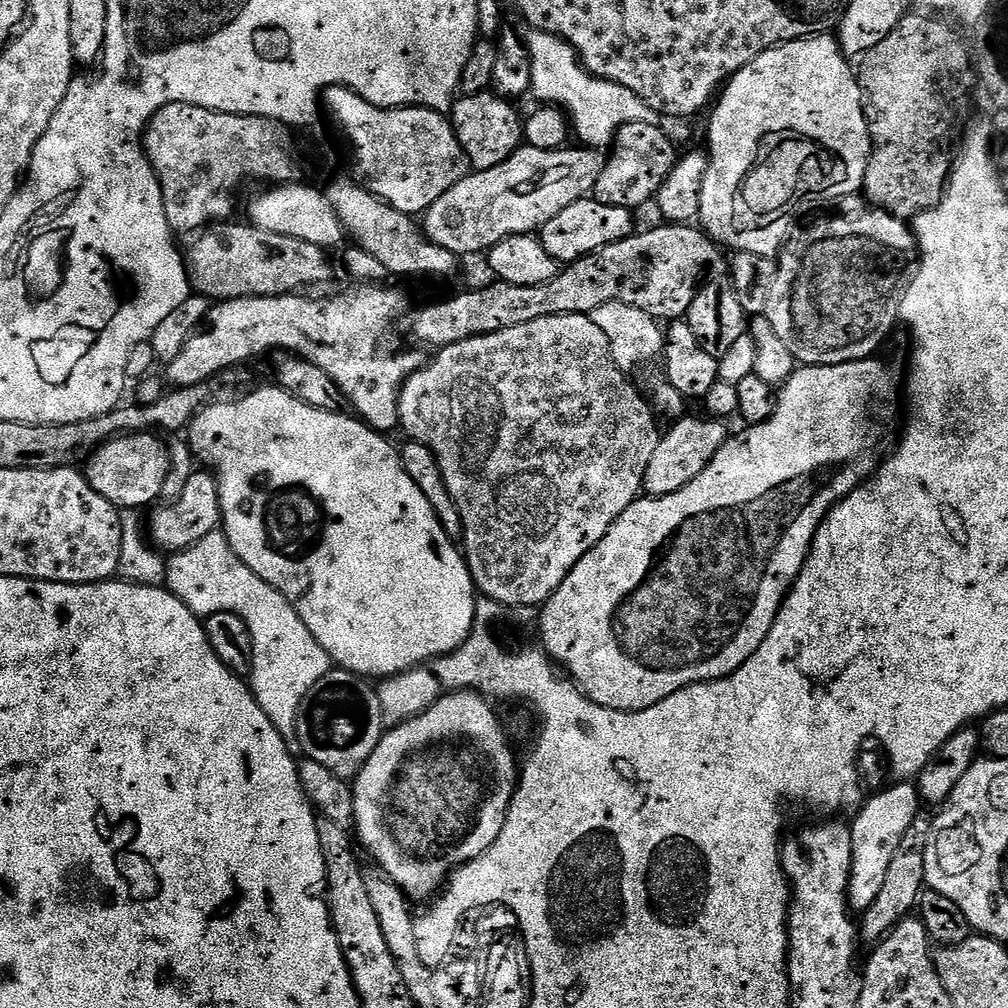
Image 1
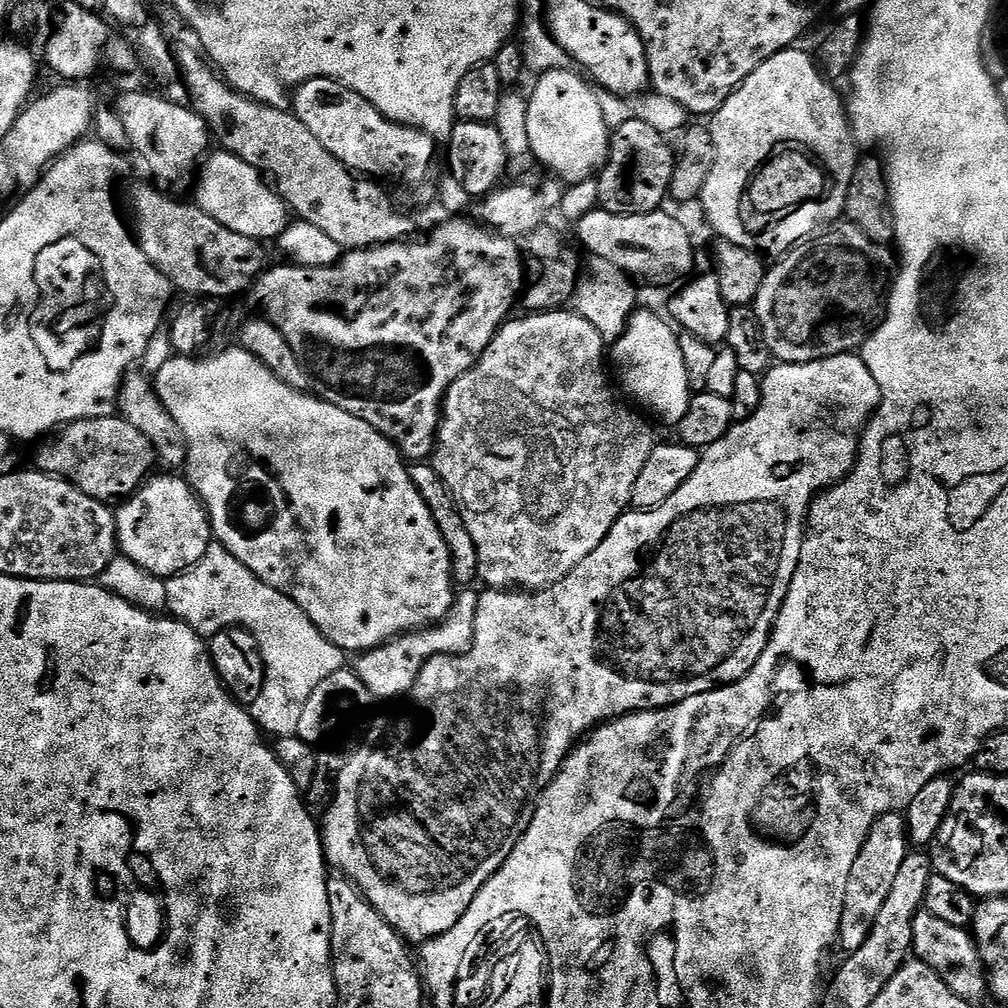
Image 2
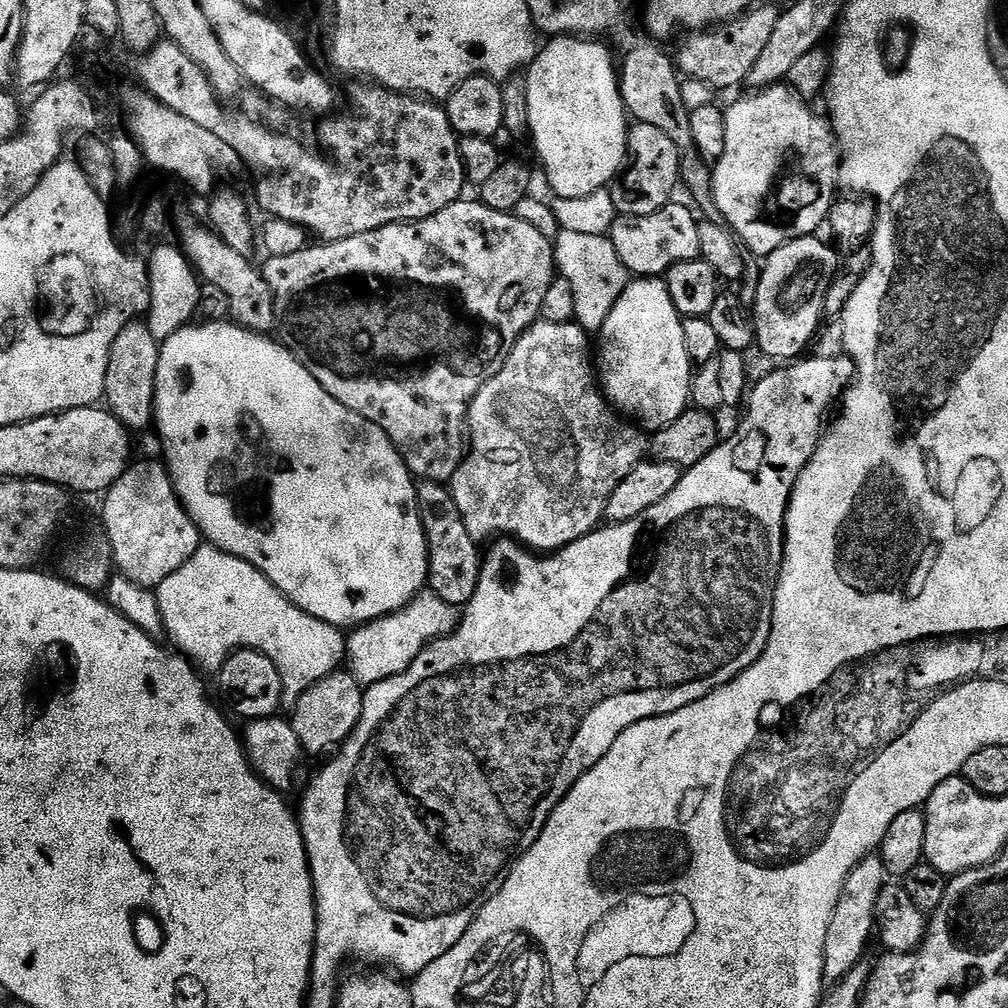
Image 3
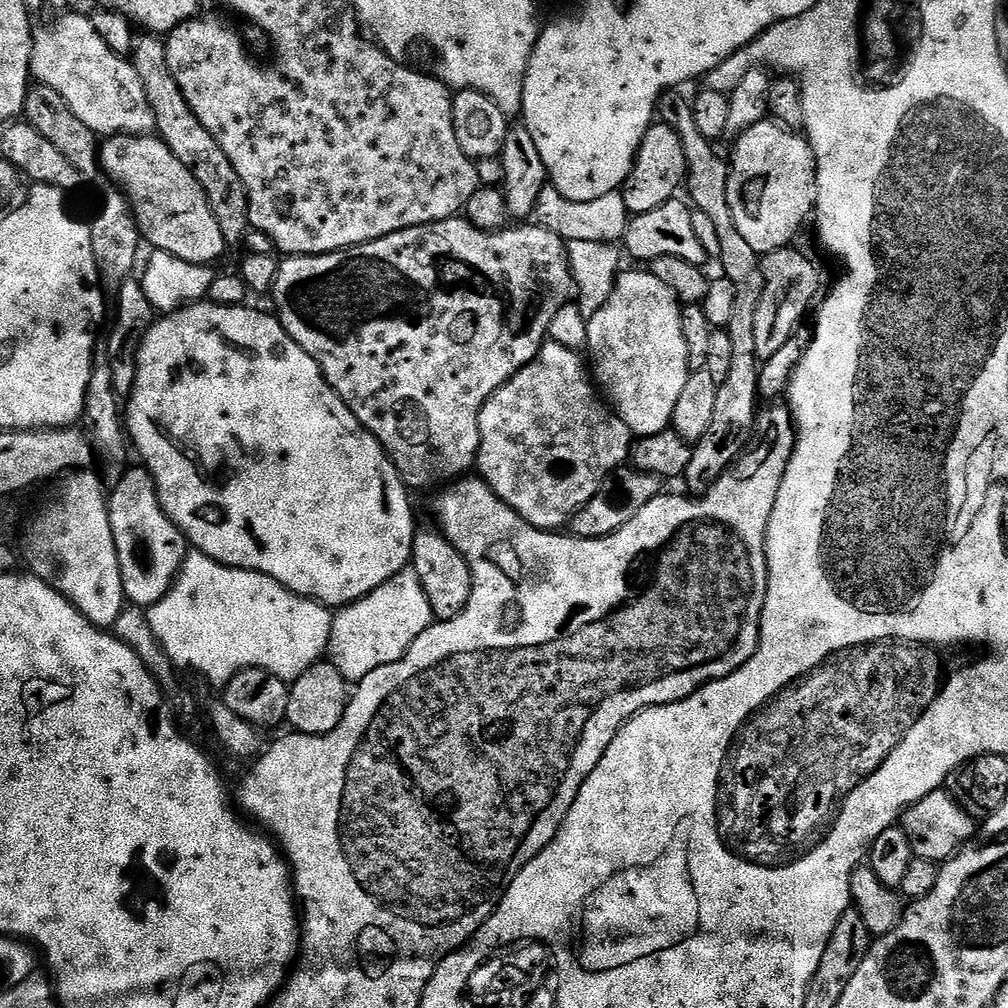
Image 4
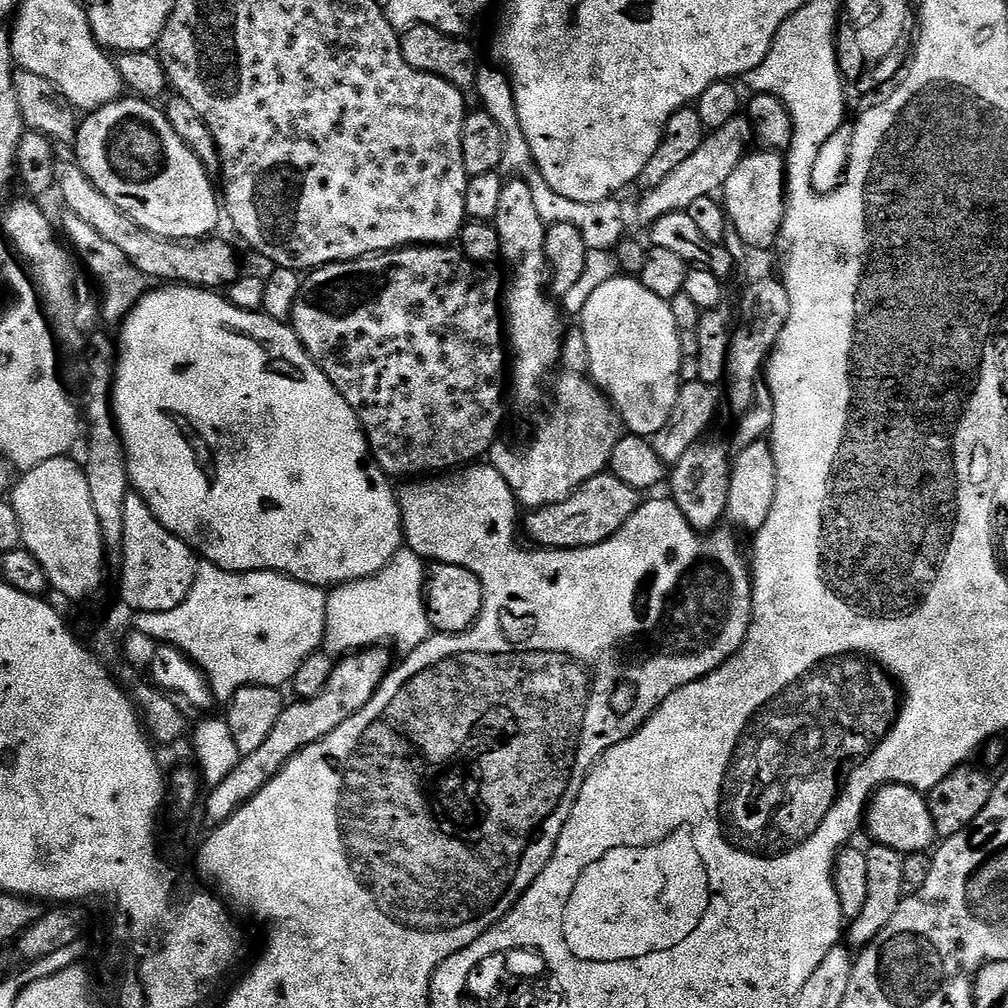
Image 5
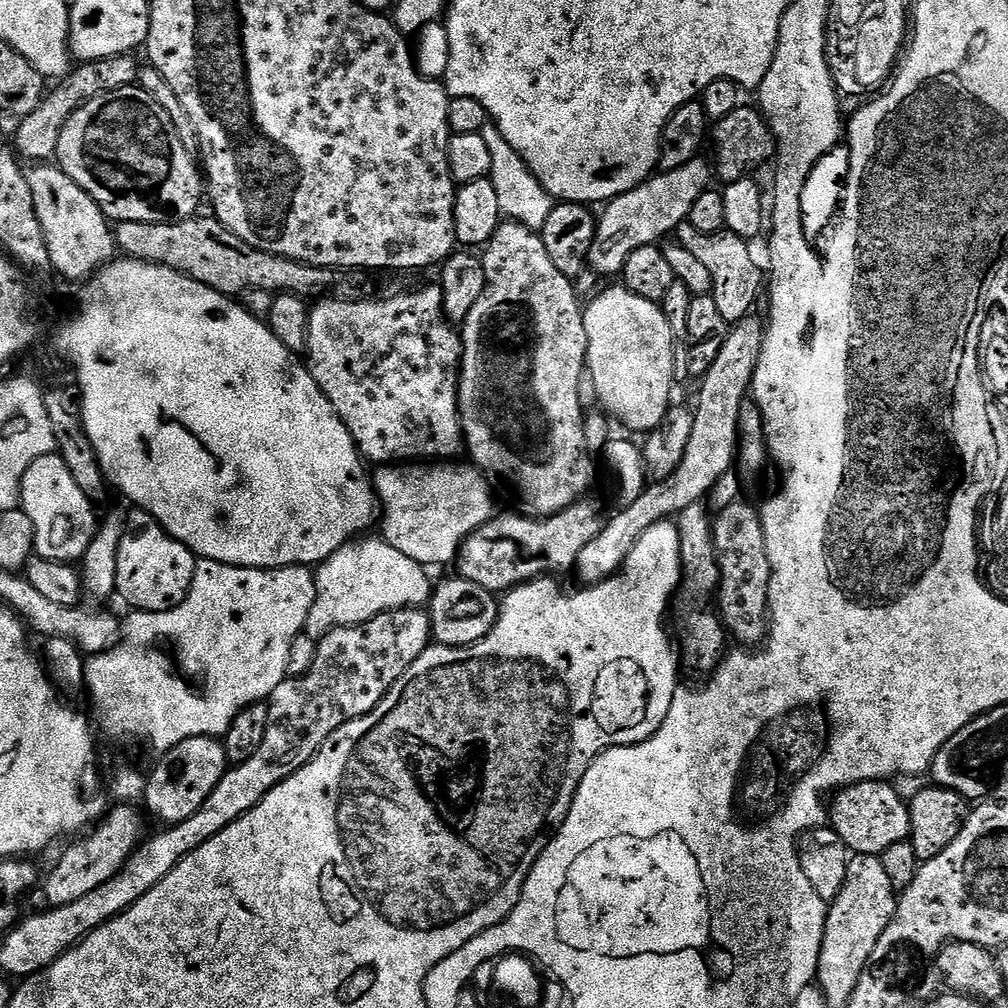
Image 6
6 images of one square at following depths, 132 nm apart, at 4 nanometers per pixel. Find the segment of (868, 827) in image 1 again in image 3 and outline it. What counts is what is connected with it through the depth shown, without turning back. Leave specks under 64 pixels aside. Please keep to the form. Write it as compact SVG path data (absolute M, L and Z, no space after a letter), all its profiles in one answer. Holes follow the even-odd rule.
M879 854L864 856L850 870L850 878L846 878L846 886L842 886L842 894L838 898L838 906L834 906L834 918L830 918L830 930L826 930L826 950L824 951L825 981L835 982L846 978L858 962L865 959L868 943L874 940L876 928L876 907L878 894L882 894L890 877Z

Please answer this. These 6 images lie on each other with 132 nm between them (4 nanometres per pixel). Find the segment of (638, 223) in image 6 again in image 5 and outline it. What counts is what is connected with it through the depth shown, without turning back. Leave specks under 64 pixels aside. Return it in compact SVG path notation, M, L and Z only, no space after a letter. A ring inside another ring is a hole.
M744 114L730 118L726 126L709 131L702 146L698 146L698 150L694 150L694 154L690 154L690 158L686 158L682 166L677 166L670 178L666 178L666 182L643 193L644 197L640 200L640 220L644 226L652 225L655 220L671 212L685 211L690 202L695 202L697 198L716 196L723 189L730 174L734 174L745 156L749 155L748 143L753 143L753 140L752 123Z

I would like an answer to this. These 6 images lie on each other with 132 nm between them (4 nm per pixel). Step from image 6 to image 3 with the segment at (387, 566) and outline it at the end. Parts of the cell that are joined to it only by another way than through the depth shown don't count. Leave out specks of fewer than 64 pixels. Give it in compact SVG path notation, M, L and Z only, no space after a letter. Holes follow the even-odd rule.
M425 590L405 608L392 612L369 624L353 628L346 636L346 668L361 686L371 686L391 676L402 674L418 658L423 648L435 640L451 636L458 627L458 610L450 602L442 602L438 594Z

